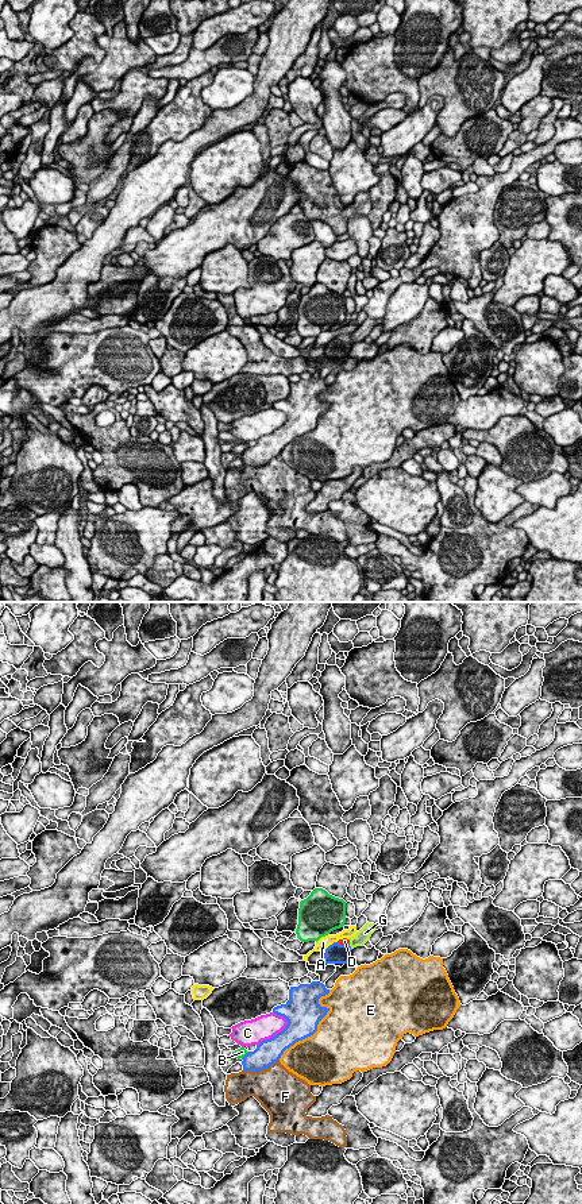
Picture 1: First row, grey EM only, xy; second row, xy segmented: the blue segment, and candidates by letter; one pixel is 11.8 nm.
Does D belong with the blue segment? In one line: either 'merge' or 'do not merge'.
merge

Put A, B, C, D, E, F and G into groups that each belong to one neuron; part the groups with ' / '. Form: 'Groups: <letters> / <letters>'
Groups: A / B / C / D / E / F / G

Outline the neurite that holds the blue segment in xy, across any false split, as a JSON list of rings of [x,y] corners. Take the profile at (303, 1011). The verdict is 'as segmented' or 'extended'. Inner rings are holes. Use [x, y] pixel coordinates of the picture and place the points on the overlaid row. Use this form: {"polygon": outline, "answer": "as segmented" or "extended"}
{"polygon": [[[312,981],[311,984],[300,984],[298,987],[290,987],[289,1000],[285,1004],[273,1008],[273,1012],[284,1016],[288,1020],[286,1027],[270,1039],[262,1041],[257,1045],[254,1051],[248,1051],[242,1060],[243,1070],[259,1072],[267,1069],[274,1062],[278,1062],[286,1049],[296,1042],[302,1041],[317,1031],[319,1022],[327,1015],[329,1008],[321,1007],[319,999],[329,993],[329,989],[320,981]]], "answer": "as segmented"}

